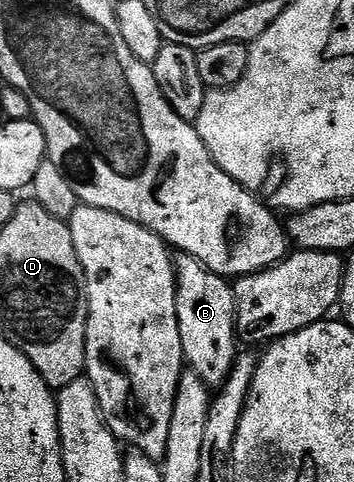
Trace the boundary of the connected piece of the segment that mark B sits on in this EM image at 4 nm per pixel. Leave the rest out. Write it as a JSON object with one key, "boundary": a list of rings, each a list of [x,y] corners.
{"boundary":[[[178,254],[173,267],[177,270],[179,341],[185,354],[185,363],[188,370],[194,371],[210,389],[224,387],[239,354],[233,283],[224,275],[208,271],[190,255]]]}

